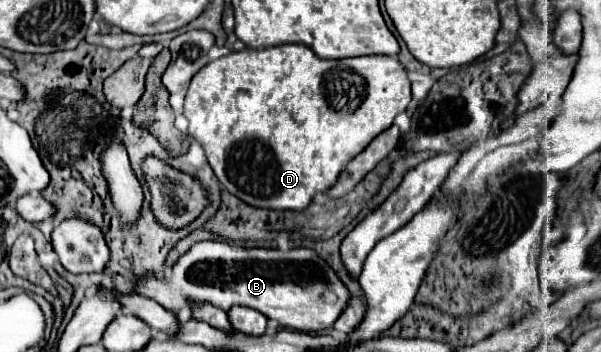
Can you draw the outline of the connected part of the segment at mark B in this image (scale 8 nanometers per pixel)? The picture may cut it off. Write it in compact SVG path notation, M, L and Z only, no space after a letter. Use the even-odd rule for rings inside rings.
M201 241L179 257L169 277L155 277L153 273L137 275L133 289L137 295L155 299L173 313L193 309L199 303L209 303L213 307L221 307L223 311L229 311L233 305L245 305L261 311L269 319L275 319L285 329L307 333L327 329L335 323L333 329L347 335L347 331L363 319L365 309L359 297L351 295L349 299L349 291L337 279L333 269L329 269L315 251L303 247L287 251L243 249L225 241Z

